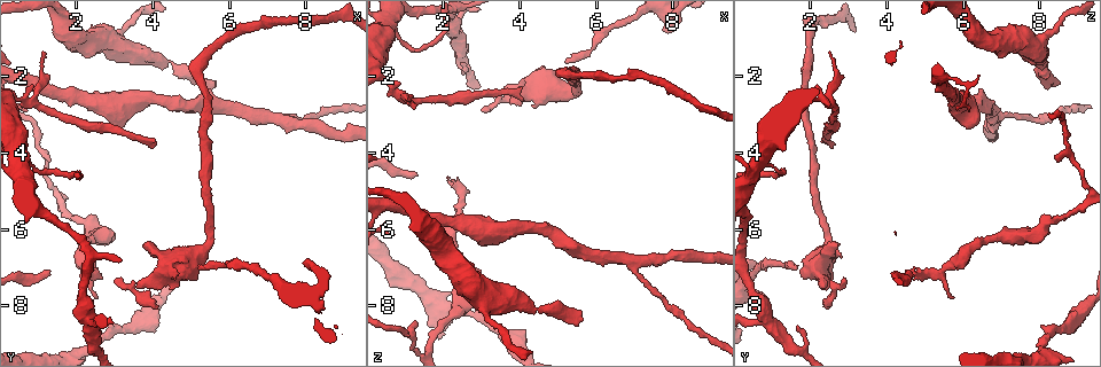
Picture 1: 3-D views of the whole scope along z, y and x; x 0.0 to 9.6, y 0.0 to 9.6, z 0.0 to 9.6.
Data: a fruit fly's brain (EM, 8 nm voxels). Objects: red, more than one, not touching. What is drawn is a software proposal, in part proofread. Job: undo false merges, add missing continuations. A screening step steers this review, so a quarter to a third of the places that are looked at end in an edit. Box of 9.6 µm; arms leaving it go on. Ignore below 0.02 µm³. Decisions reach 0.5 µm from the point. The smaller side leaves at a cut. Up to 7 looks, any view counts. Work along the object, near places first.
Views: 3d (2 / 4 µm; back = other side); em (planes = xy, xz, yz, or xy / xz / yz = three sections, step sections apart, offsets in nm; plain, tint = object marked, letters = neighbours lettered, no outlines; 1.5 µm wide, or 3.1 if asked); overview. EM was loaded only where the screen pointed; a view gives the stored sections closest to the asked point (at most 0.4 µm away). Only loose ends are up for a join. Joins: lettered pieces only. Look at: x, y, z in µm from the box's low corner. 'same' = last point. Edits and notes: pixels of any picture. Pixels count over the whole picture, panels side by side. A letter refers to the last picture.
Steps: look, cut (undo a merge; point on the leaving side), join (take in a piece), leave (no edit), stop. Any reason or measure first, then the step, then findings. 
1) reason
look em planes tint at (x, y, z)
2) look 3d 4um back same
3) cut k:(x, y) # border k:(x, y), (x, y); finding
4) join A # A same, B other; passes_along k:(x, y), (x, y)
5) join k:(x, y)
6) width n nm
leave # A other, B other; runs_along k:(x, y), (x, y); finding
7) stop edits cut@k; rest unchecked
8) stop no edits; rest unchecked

an open end
look 3d 2um at (2.15, 7.30, 4.60)

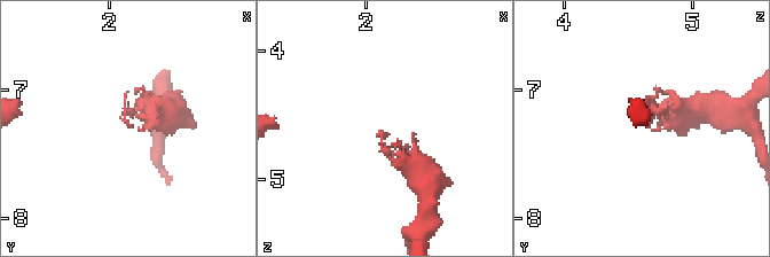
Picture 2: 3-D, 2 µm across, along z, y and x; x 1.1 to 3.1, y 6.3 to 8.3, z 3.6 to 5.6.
now the EM
look em yz step 8 tint at (2.14, 7.28, 4.62)

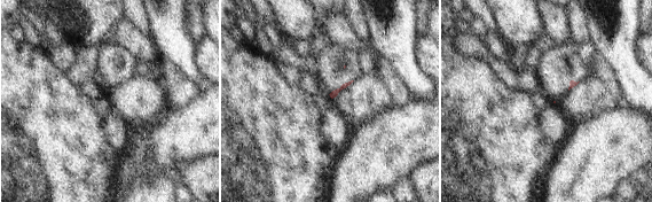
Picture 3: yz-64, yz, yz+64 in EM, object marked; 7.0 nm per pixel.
look em planes letters same

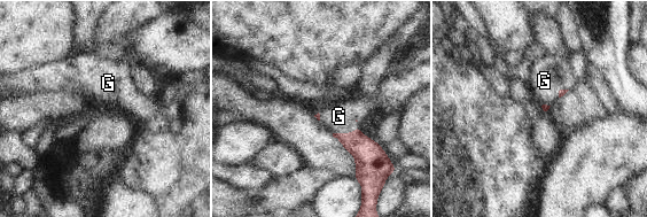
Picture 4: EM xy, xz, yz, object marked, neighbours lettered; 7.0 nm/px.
join G # G same; passes_along 4:(369, 157), (344, 132), (338, 116); the cell continues

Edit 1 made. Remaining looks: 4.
look overview

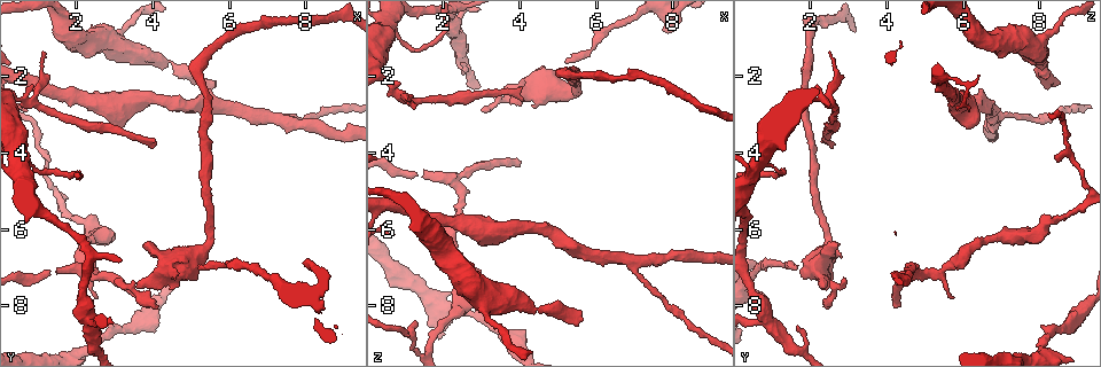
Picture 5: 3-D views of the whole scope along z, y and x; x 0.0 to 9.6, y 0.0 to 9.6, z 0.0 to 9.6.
branch stops here
look 3d 4um at (3.60, 7.50, 2.40)

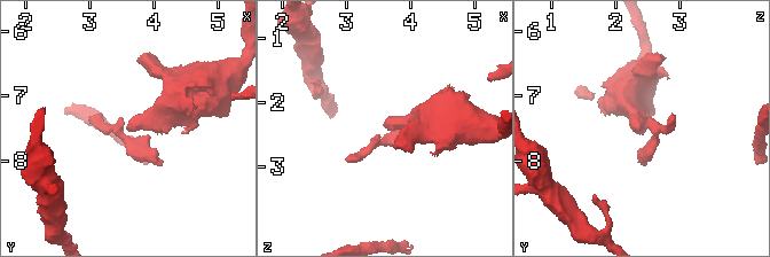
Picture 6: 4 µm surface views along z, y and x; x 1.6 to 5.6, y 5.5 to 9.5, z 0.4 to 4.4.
now the EM
look em xz step 4 letters at (3.55, 7.45, 2.45)

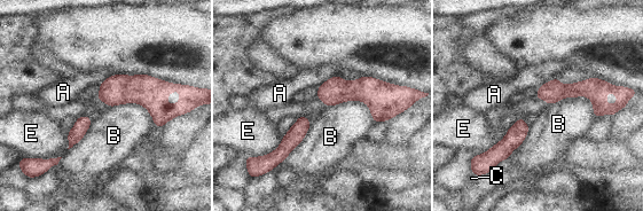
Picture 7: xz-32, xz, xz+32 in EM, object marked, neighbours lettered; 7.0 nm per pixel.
leave # A other, B other, C other, E other; border 7:(549, 106), (587, 96), (595, 118); none of them fits

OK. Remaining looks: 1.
branch stops here
look em xy step 8 letters at (4.10, 3.80, 2.55)

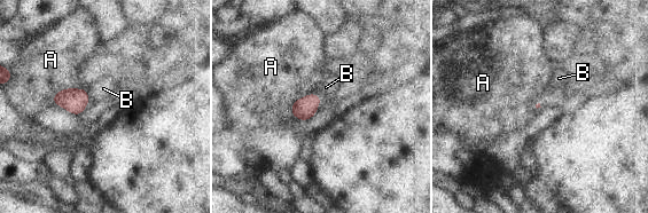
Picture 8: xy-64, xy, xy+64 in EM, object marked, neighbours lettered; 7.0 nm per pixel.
longest_contact A 240 nm
leave # A other, B other; border 8:(86, 89), (88, 96), (87, 107); no lettered piece goes on from it

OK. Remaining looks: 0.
stop edits join@4; rest unchecked

